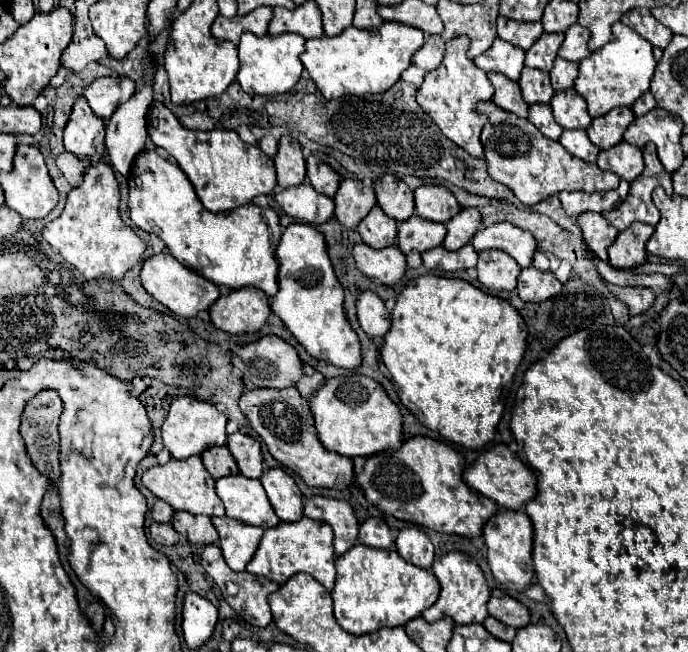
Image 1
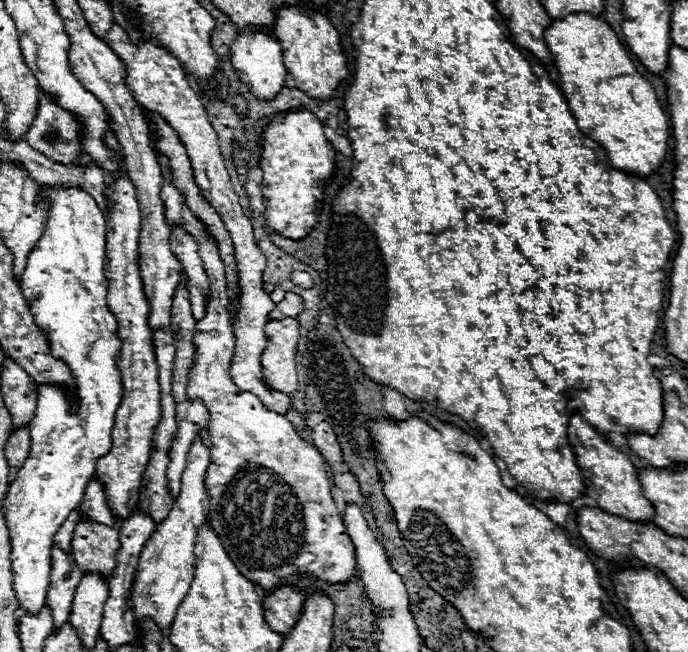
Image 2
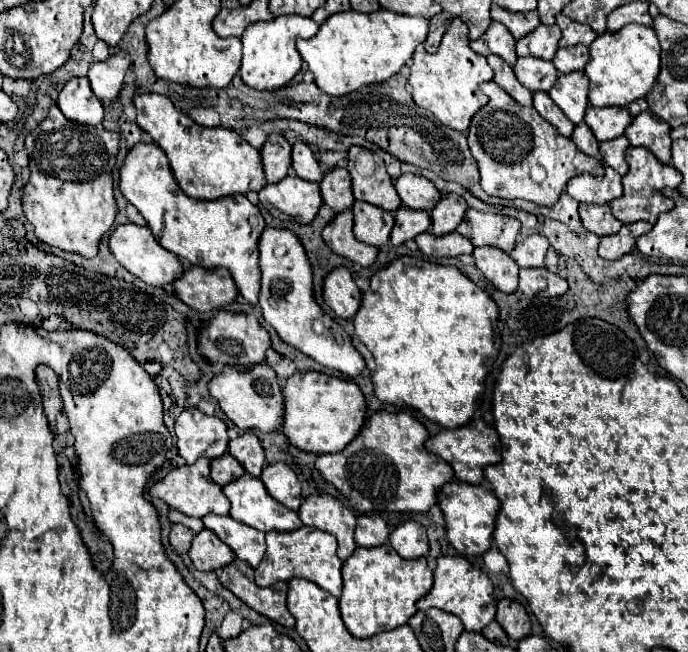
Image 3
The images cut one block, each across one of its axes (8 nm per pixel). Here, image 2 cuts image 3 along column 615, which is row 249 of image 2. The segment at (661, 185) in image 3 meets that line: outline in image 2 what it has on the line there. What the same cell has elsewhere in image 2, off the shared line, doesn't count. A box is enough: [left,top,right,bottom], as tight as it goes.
[158,156,356,584]

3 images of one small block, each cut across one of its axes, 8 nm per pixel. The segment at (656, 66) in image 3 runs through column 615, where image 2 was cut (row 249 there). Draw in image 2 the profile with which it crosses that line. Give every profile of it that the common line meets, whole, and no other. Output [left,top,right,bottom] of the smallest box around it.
[4,188,122,612]

